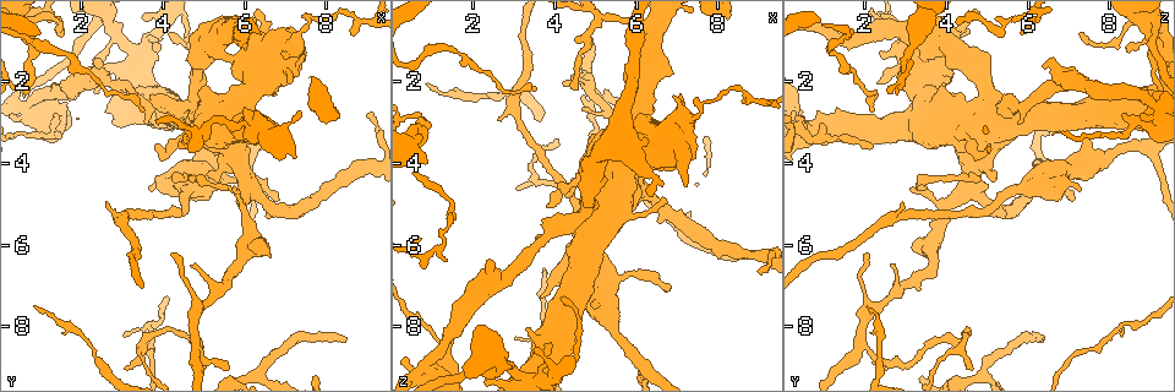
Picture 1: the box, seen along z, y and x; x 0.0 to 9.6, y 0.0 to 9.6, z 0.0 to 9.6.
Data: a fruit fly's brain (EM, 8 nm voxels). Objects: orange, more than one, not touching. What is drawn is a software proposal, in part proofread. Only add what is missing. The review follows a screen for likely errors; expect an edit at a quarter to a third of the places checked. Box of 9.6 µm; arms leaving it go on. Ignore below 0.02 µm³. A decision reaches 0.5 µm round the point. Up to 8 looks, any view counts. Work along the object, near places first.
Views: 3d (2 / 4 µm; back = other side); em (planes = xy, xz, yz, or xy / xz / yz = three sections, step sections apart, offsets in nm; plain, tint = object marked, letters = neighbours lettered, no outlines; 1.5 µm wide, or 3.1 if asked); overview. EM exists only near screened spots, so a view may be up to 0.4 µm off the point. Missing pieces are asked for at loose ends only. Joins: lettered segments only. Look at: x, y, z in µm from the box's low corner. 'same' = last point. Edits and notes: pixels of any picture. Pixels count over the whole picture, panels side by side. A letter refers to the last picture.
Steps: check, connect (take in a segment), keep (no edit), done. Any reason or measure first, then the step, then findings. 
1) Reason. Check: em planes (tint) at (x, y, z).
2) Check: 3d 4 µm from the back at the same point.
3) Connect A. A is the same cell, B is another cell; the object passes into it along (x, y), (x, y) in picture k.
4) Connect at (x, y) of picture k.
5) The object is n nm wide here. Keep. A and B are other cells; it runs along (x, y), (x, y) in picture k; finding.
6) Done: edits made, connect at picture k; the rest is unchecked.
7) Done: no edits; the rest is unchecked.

End of a long branch. Check: 3d 2 µm at (8.55, 8.45, 6.35).

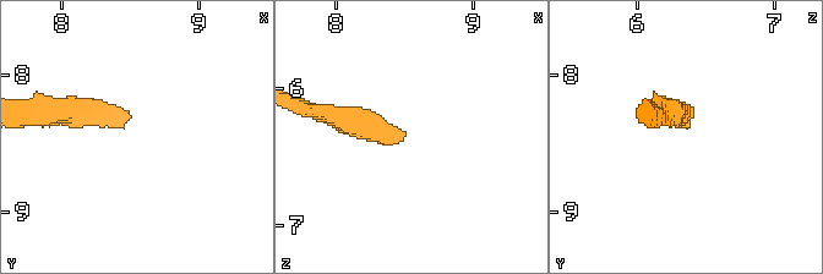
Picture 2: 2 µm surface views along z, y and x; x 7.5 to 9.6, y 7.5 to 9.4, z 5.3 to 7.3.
Need the tissue. Check: em xy step 8 (letters) at (8.48, 8.36, 6.38).

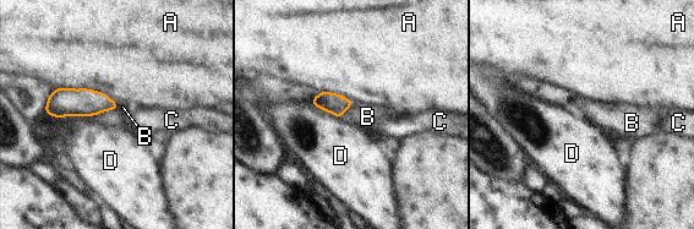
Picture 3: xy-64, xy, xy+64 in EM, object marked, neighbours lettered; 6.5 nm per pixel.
Check: em planes (letters) at the same point.

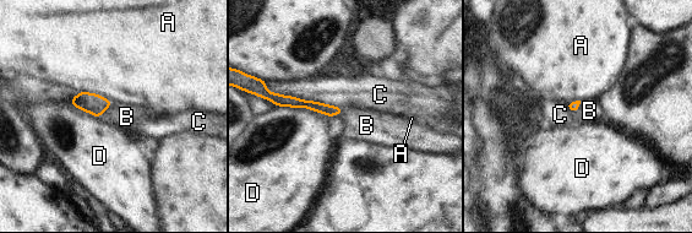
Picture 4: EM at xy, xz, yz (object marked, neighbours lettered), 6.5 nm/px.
Connect B. B is the same cell, A, C and D are other cells; the object passes into it along (96, 104), (105, 108), (126, 117) in picture 4; the cell continues.

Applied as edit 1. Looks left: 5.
Free end. Check: em planes (plain) at (6.70, 4.85, 7.05).

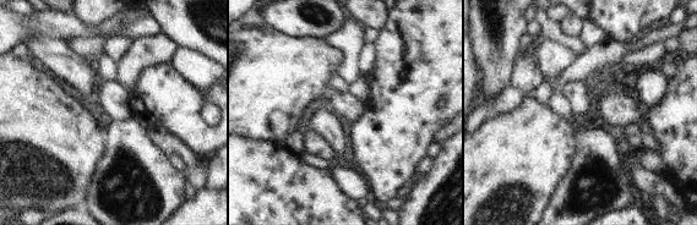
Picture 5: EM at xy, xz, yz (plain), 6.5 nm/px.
Check: em planes (letters) at the same point.

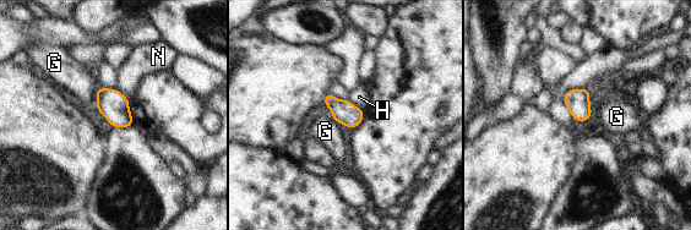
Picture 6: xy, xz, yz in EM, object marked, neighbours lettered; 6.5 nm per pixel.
The longest contact is with H, 130 nm. Keep. G, H and N are other cells; a border runs along (99, 87), (94, 97) in picture 6; no lettered segment goes on from it.

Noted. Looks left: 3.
An open end. Check: 3d 2 µm at (3.05, 8.25, 8.25).

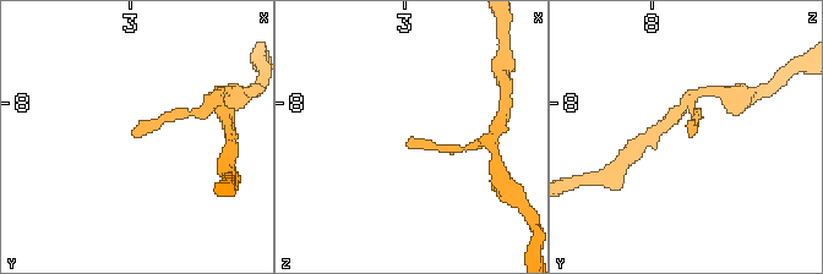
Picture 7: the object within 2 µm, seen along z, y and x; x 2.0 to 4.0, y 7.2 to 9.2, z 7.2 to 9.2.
Check: em planes (letters) at (3.04, 8.24, 8.30).

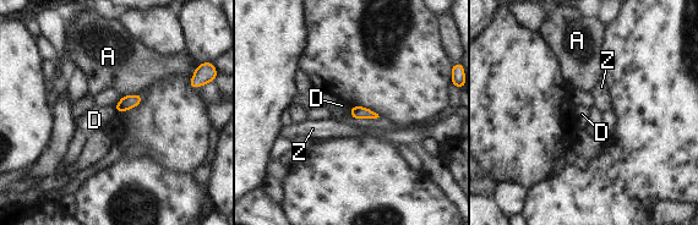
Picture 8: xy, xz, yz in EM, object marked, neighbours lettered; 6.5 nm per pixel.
The object is 80 nm wide here. Keep. A, D and Z are other cells; a border runs along (114, 106), (118, 114) in picture 8; none of them fits.

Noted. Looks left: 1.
Done: edits made, connect at picture 4; the rest is unchecked.

